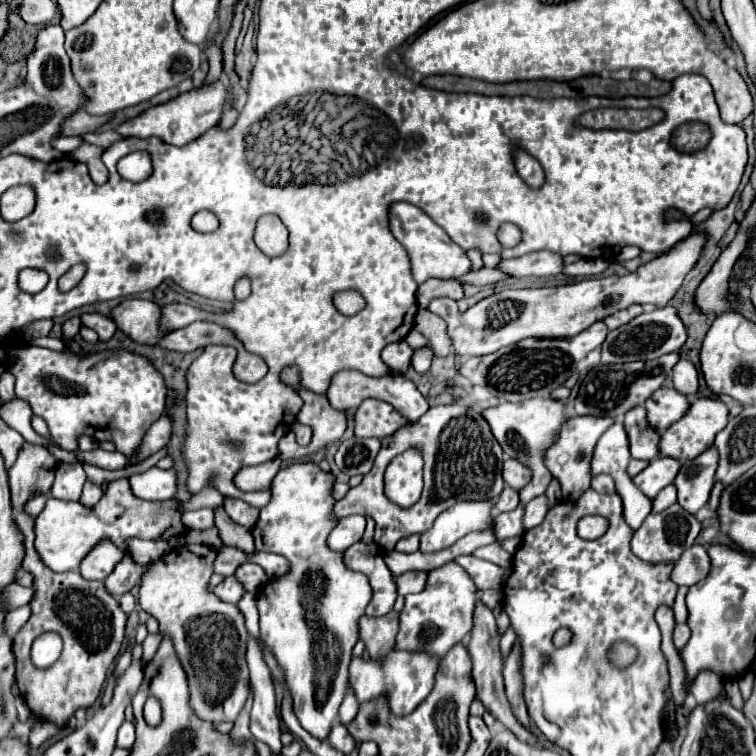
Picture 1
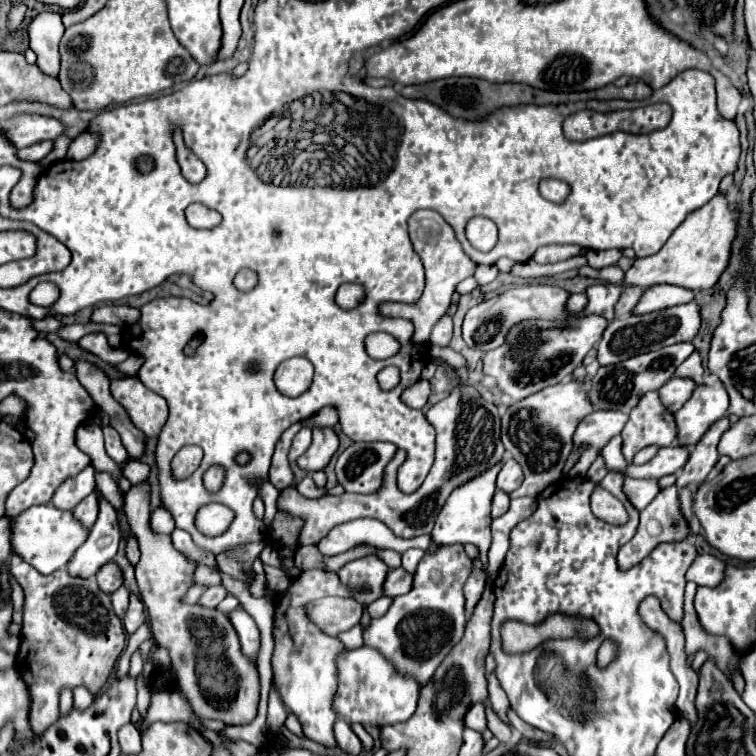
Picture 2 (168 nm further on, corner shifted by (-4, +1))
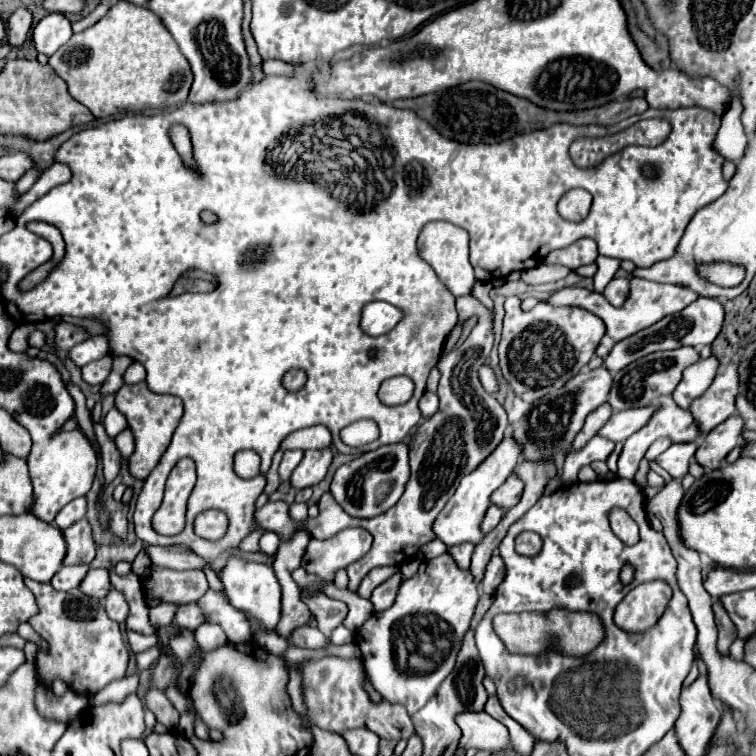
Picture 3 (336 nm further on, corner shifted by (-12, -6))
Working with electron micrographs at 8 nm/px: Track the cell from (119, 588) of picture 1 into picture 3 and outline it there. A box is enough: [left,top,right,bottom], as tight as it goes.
[80,568,112,600]

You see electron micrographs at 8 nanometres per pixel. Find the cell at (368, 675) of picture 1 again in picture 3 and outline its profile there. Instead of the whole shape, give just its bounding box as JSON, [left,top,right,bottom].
[302,656,414,740]

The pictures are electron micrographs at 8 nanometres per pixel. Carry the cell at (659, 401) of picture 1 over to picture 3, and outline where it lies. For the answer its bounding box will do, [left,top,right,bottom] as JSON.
[672,356,718,410]

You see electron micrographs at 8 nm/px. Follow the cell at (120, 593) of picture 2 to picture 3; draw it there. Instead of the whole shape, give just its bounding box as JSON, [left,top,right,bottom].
[104,590,128,626]

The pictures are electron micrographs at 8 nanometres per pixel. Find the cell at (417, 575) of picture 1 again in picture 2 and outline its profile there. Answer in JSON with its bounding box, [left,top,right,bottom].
[384,567,412,597]

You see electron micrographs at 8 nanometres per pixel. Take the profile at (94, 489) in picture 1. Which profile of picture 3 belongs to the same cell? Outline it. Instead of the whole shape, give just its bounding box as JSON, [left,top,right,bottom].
[64,518,96,564]

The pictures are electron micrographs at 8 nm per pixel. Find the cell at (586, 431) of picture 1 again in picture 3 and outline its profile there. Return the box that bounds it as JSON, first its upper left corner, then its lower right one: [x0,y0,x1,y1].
[598,406,656,442]

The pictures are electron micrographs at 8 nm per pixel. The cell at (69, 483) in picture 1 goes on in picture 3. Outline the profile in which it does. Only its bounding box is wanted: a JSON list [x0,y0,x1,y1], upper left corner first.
[54,496,86,530]

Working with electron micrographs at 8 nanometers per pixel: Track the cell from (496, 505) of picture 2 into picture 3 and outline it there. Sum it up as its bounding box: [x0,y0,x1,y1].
[482,504,504,532]

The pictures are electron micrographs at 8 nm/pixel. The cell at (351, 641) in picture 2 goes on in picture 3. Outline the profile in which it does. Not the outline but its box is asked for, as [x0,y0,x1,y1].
[332,626,354,646]

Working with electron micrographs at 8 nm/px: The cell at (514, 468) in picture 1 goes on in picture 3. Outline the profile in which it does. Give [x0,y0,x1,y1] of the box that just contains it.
[492,474,524,510]

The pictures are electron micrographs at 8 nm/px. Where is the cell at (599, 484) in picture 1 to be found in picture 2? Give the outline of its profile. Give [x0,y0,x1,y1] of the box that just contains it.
[586,455,608,481]

